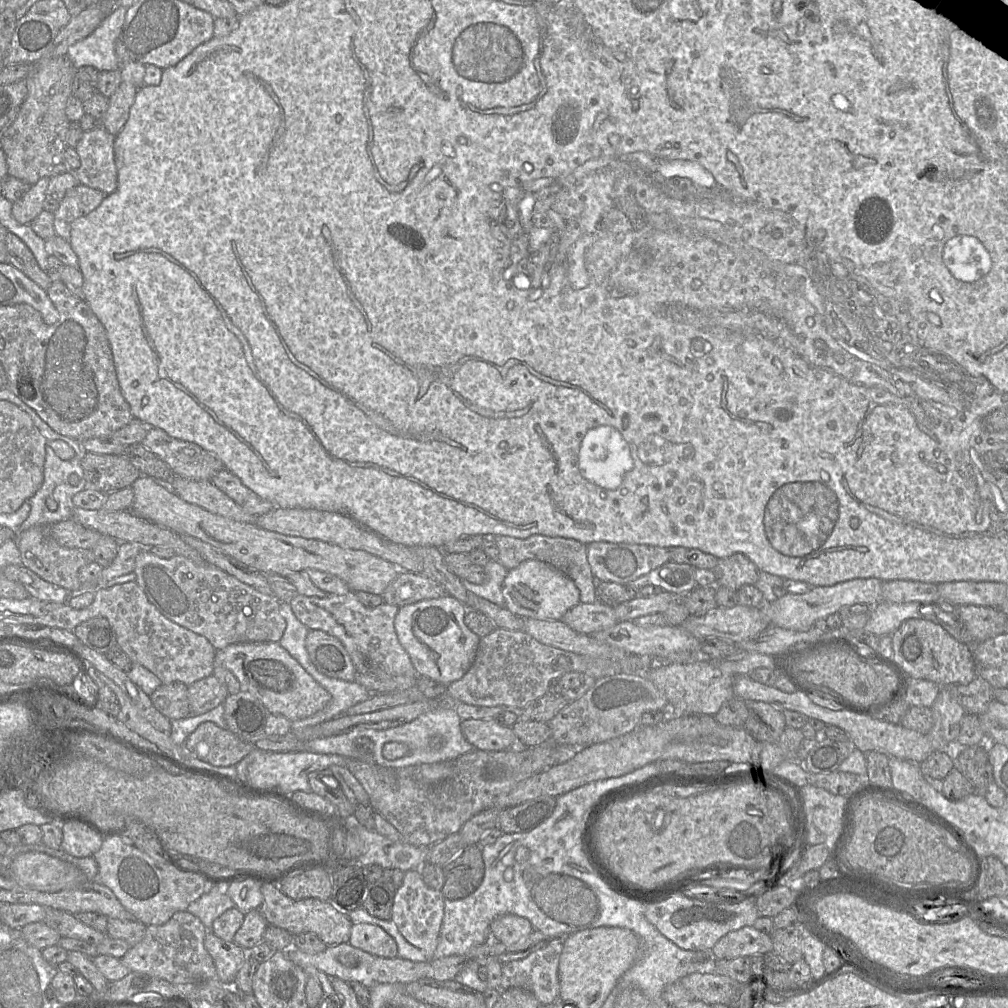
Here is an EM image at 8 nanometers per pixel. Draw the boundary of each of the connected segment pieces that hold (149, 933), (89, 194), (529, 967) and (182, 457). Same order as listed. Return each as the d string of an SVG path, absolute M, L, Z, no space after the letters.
M188 911L176 912L165 924L146 926L143 939L120 959L131 972L142 972L176 985L198 984L217 979L211 955L204 946L207 928Z
M82 184L68 190L53 213L56 234L69 242L72 223L94 211L104 198L103 192Z
M561 939L548 944L519 960L503 963L500 988L524 988L531 991L540 1004L550 1004L559 998L559 959L563 948Z
M149 427L148 433L141 444L164 461L174 475L179 477L192 480L211 480L215 473L224 468L222 461L214 453L195 443L173 438L158 427Z

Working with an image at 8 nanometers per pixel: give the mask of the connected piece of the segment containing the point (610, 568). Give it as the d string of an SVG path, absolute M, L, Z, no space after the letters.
M593 542L587 545L587 558L593 575L599 581L628 584L669 562L668 549L643 544Z

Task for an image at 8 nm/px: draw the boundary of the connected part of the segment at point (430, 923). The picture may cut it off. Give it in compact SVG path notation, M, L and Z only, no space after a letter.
M420 869L405 871L402 885L394 895L391 921L411 945L425 953L428 961L434 958L439 942L444 916L444 901L441 890L432 889L425 884Z

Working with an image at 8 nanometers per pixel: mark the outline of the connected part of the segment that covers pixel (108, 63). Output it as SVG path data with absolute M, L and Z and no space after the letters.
M119 3L87 37L68 47L66 57L78 69L91 66L100 71L119 69L115 43L121 33L127 3Z

